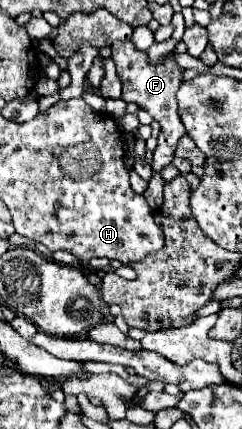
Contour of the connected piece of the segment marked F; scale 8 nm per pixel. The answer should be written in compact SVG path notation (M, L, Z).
M116 42L110 48L112 48L112 60L116 64L116 72L122 80L122 100L136 102L140 108L148 110L162 128L160 136L158 136L158 146L154 150L154 164L152 164L152 170L160 172L164 166L168 166L174 160L176 144L178 144L180 136L184 136L184 124L180 122L178 104L176 104L176 92L182 84L182 68L176 64L174 54L164 56L162 62L158 62L158 64L150 64L148 54L138 50L132 42L128 42L128 44Z

